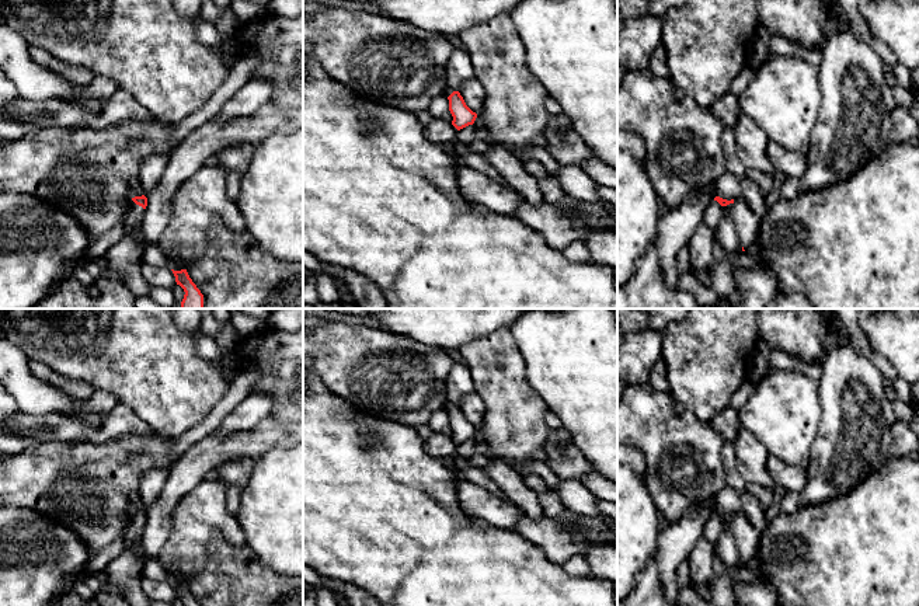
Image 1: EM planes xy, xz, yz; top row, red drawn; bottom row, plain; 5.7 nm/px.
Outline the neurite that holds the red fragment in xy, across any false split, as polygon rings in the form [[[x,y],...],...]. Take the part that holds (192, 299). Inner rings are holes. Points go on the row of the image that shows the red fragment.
[[[187,269],[171,271],[175,276],[177,285],[180,285],[185,292],[181,309],[203,309],[203,295],[189,278]]]

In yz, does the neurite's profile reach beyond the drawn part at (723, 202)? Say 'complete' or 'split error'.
split error

